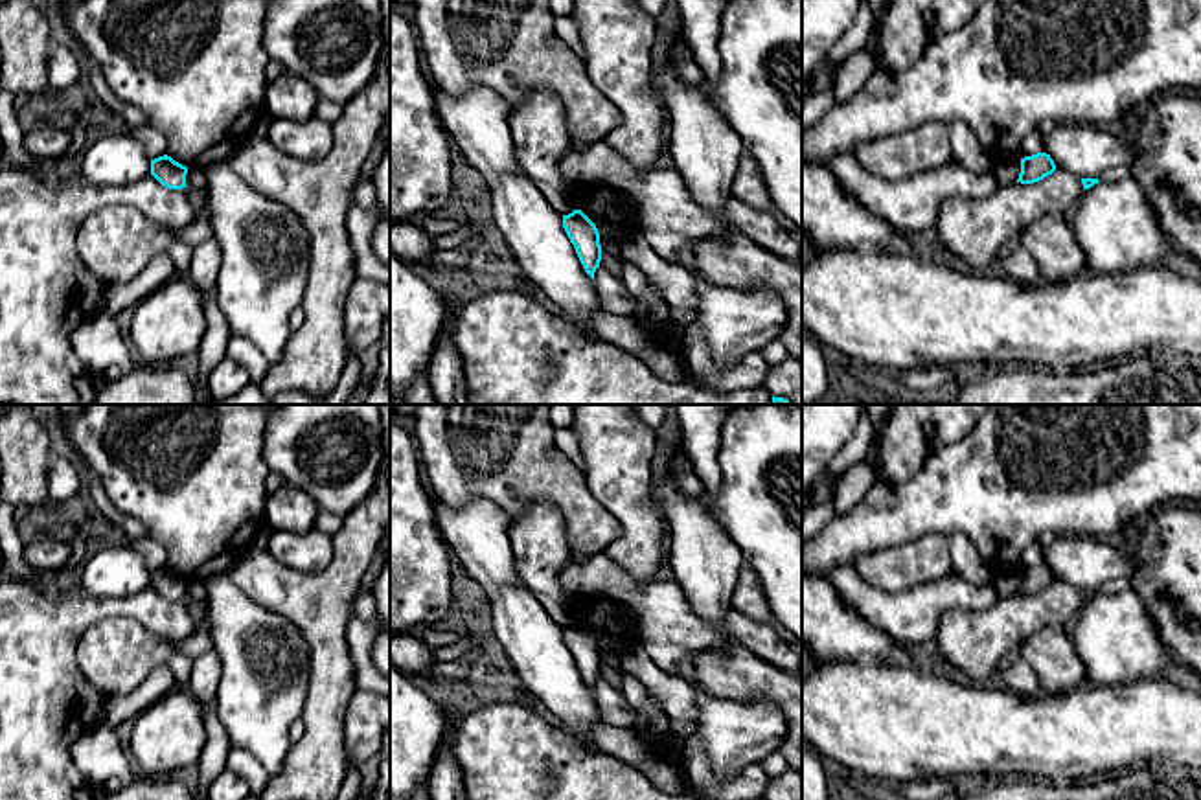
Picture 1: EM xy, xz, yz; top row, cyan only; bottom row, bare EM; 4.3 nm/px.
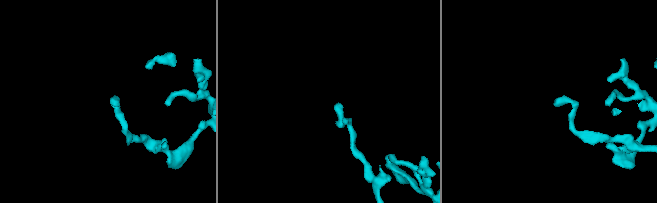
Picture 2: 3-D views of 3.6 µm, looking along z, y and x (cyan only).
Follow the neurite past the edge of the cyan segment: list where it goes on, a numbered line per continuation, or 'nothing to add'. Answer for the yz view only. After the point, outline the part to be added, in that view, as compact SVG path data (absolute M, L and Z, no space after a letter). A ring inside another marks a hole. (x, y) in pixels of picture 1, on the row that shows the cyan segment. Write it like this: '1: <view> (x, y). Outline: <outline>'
nothing to add

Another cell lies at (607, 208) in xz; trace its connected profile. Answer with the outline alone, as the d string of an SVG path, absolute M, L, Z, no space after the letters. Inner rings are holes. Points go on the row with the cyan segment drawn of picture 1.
M574 182L574 195L578 210L596 224L600 234L622 241L627 232L640 228L640 221L631 217L631 210L627 206L631 199L625 191L616 191L601 182Z

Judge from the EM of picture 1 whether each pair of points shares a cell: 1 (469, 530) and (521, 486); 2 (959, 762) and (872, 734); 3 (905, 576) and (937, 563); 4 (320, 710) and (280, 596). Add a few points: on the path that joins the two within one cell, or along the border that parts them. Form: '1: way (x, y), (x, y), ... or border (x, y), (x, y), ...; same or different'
1: border (455, 506), (471, 501), (491, 501), (510, 523); different
2: way (937, 740), (931, 734), (894, 734); same
3: way (913, 569), (918, 563), (929, 563); same
4: way (326, 681), (326, 639), (309, 622); same

